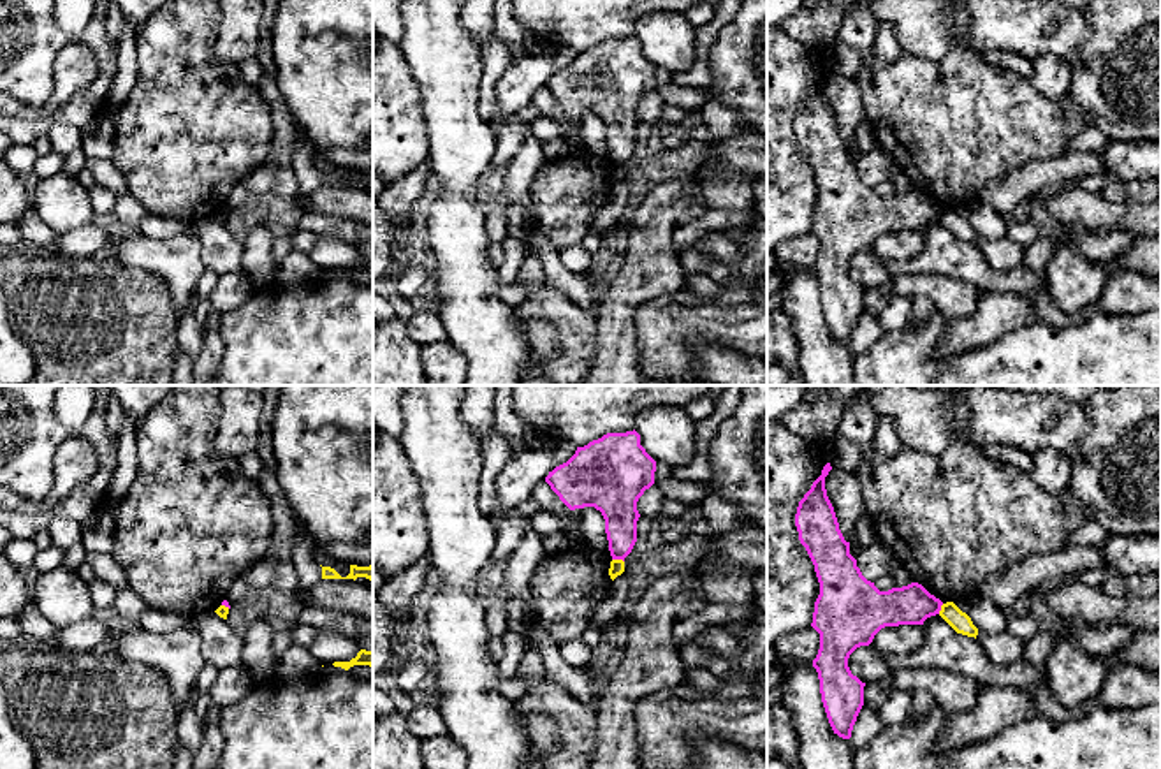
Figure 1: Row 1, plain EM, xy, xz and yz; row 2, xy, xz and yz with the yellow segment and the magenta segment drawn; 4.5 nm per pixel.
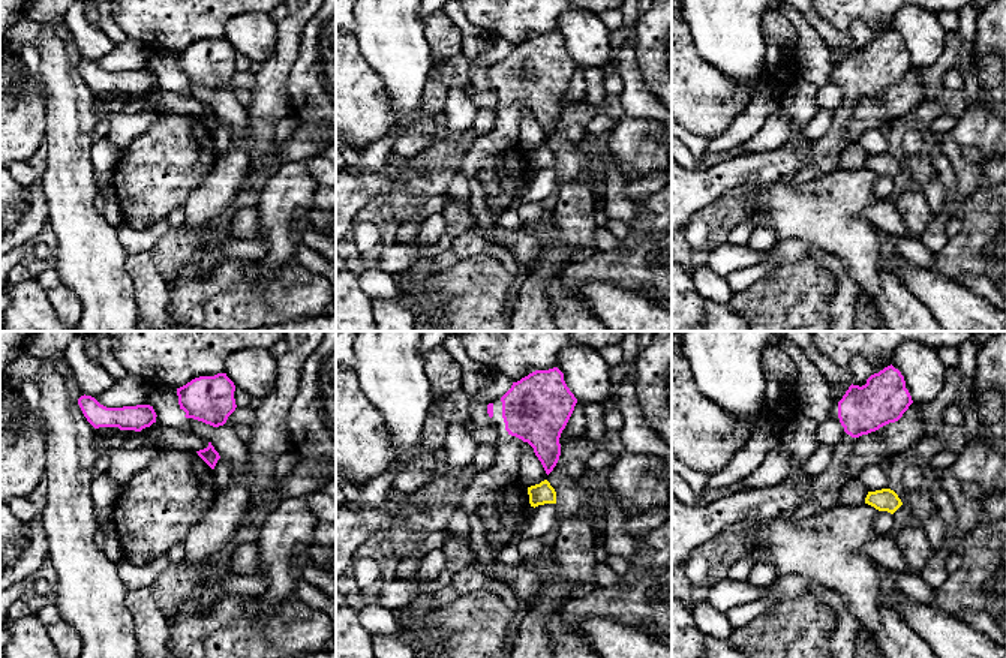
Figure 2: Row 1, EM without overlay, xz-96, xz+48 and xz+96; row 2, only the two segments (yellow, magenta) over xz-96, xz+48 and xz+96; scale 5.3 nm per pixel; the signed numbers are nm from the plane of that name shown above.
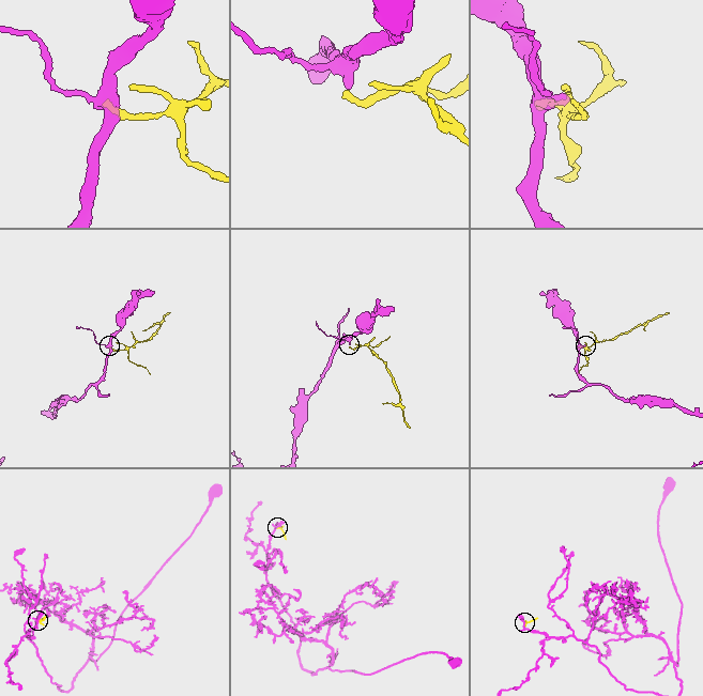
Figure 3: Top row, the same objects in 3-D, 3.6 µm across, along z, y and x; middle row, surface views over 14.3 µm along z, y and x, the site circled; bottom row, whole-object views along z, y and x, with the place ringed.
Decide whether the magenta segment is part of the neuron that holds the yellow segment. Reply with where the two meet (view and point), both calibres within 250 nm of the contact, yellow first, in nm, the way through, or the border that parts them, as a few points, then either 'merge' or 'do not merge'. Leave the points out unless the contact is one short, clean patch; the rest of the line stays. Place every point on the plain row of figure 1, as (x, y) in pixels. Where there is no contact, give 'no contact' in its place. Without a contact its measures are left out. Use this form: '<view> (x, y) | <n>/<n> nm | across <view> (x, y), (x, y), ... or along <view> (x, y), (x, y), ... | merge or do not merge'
xz (618, 166) | 70/170 nm | along xz (613, 164), (623, 168) | do not merge

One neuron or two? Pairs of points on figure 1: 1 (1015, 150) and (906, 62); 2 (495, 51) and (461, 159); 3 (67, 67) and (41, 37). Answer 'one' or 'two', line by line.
1: one
2: two
3: two

